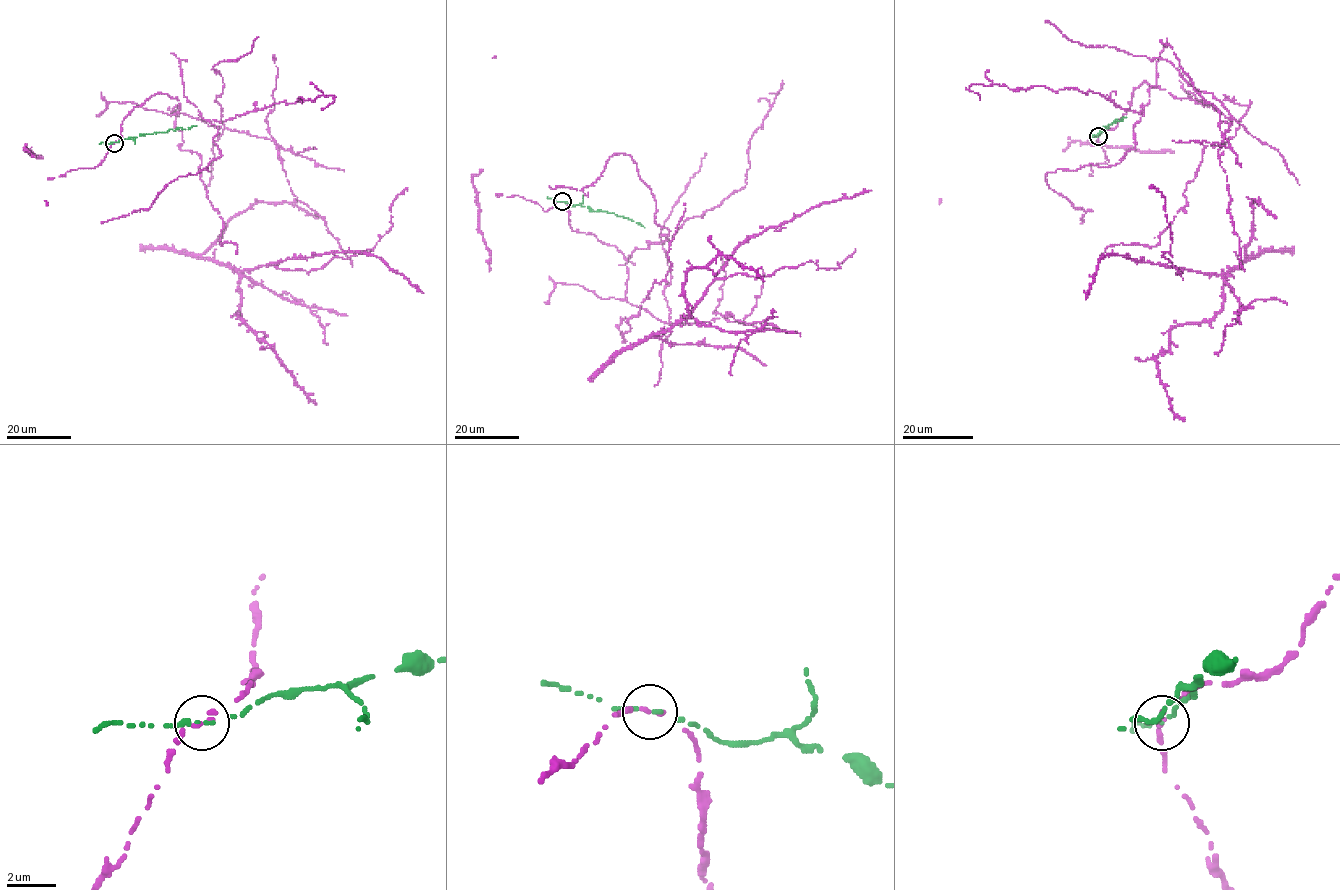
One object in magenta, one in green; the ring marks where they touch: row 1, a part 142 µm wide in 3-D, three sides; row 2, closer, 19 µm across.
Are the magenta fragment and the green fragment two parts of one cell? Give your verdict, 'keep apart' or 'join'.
keep apart

